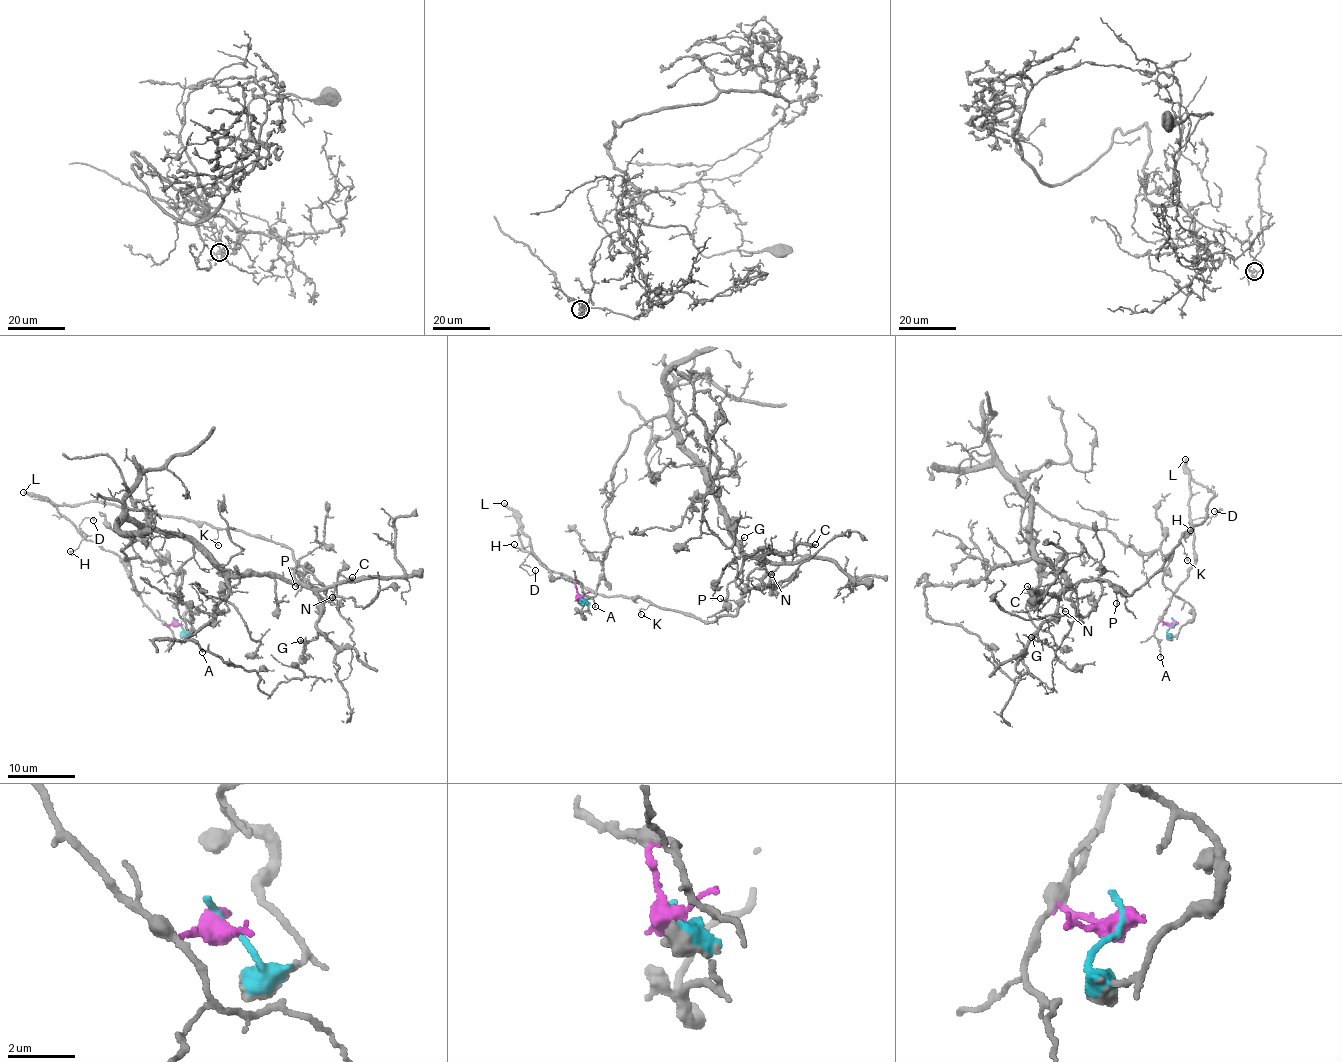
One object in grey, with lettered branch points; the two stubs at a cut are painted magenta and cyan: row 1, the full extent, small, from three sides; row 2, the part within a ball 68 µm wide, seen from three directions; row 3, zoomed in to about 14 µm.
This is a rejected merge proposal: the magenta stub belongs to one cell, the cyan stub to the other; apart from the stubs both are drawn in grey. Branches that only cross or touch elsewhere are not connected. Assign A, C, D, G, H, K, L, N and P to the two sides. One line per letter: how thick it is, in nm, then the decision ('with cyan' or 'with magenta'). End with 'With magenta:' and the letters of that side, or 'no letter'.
A: 110 nm thick; with magenta
C: 100 nm thick; with cyan
D: 130 nm thick; with magenta
G: 160 nm thick; with cyan
H: 140 nm thick; with magenta
K: 110 nm thick; with magenta
L: 280 nm thick; with magenta
N: 110 nm thick; with cyan
P: 140 nm thick; with magenta
With magenta: A, D, H, K, L, P

